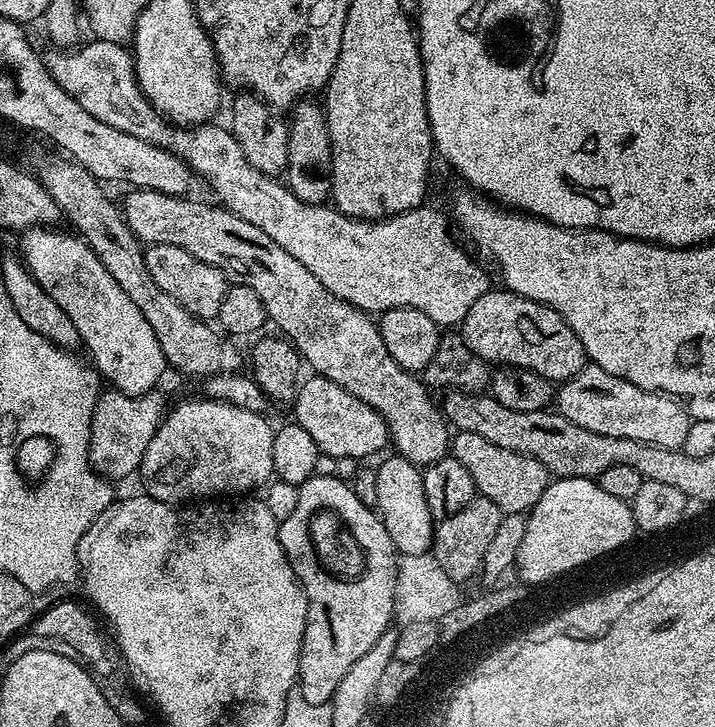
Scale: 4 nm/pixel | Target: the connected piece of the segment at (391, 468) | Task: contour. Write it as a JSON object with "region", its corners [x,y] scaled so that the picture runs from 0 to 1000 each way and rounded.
{"region":[[[548,624],[544,633],[534,634],[526,649],[523,699],[558,763],[590,763],[606,752],[607,711],[596,691],[593,651],[583,640],[565,633],[557,624]]]}

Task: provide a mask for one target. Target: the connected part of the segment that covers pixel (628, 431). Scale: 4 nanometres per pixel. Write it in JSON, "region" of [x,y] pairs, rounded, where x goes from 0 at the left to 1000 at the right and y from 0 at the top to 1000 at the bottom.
{"region":[[[818,499],[817,508],[797,523],[787,524],[776,535],[775,556],[785,572],[814,591],[831,591],[831,597],[848,597],[853,602],[881,602],[927,616],[955,618],[959,597],[969,576],[950,550],[922,539],[905,539],[887,531],[880,523],[864,520],[834,501]]]}

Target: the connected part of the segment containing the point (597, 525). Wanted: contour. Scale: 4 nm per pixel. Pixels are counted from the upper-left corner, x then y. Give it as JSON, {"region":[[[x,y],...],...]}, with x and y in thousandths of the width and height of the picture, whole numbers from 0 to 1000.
{"region":[[[782,657],[768,664],[766,673],[736,710],[736,732],[730,735],[730,748],[724,751],[722,777],[726,779],[738,798],[772,792],[772,787],[783,787],[783,781],[794,781],[794,776],[811,776],[811,770],[832,772],[832,762],[864,747],[878,730],[887,729],[888,715],[880,689],[859,685],[859,680],[848,680],[832,659]]]}

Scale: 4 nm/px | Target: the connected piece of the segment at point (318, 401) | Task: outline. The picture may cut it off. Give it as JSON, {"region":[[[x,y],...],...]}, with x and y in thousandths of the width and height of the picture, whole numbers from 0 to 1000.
{"region":[[[436,514],[432,519],[432,523],[429,519],[414,535],[414,549],[411,552],[414,572],[411,572],[411,578],[413,582],[422,586],[422,591],[428,591],[428,597],[434,597],[434,602],[439,602],[439,608],[455,629],[470,627],[471,634],[492,633],[503,635],[508,627],[520,627],[524,622],[534,620],[537,615],[540,618],[544,615],[545,607],[540,580],[516,556],[495,547],[495,542],[490,542],[478,531],[462,525],[455,517]]]}

